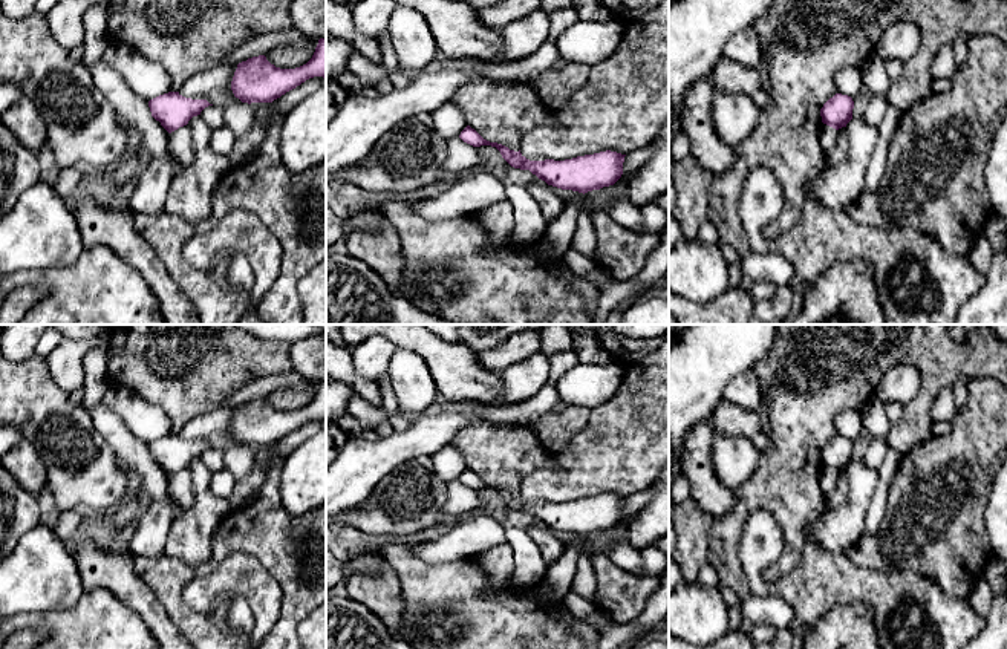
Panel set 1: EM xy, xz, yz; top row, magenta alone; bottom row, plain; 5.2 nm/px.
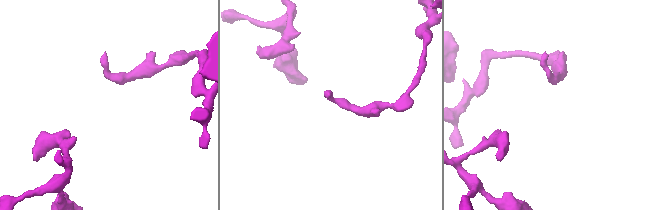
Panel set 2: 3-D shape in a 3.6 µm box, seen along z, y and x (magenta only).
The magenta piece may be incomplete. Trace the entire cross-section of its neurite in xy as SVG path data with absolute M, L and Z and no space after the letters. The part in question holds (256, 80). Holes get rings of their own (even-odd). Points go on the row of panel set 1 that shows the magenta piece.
M320 38L312 58L295 69L280 69L265 55L237 64L231 90L242 103L272 103L309 78L326 78L326 38Z

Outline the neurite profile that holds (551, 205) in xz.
M533 179L525 187L537 201L548 223L562 214L566 204L560 196L554 194L542 179Z

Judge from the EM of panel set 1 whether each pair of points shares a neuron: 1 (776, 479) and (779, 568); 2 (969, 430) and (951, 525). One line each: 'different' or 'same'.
1: same
2: same

